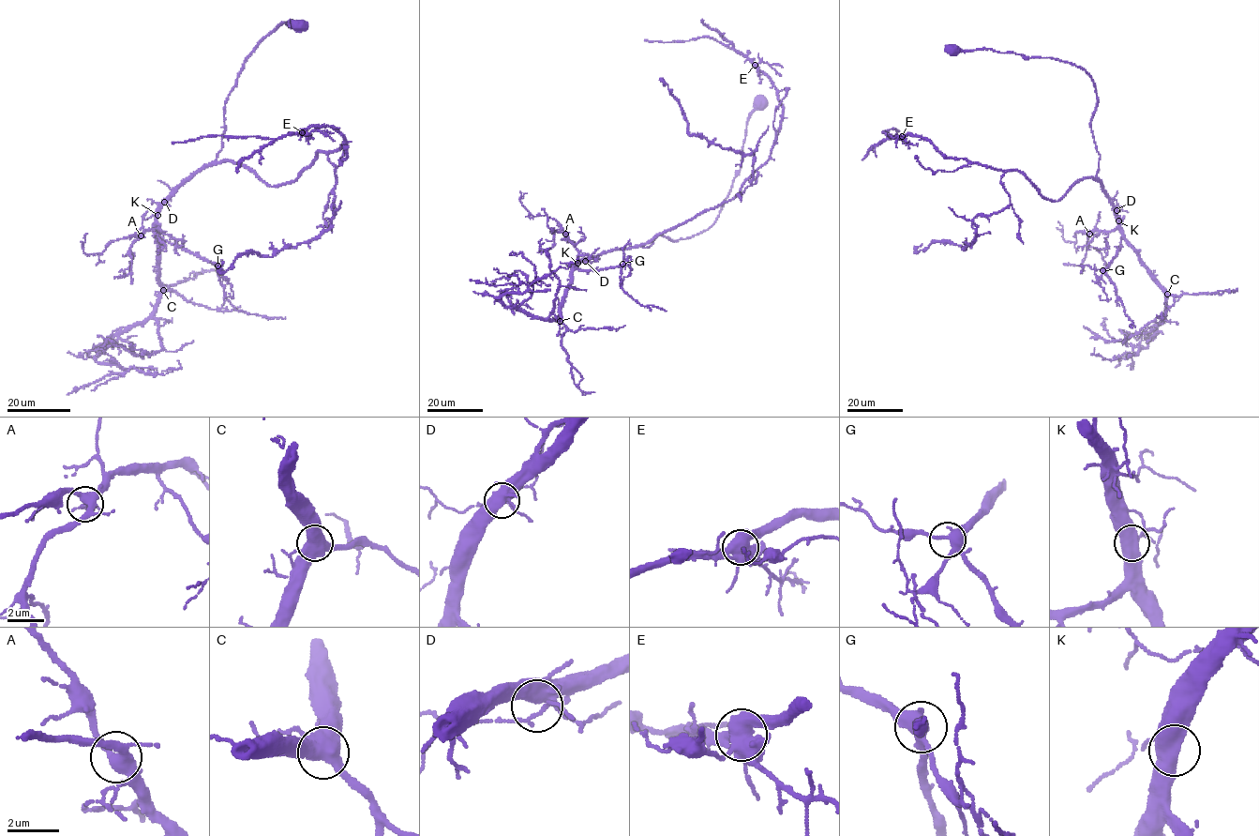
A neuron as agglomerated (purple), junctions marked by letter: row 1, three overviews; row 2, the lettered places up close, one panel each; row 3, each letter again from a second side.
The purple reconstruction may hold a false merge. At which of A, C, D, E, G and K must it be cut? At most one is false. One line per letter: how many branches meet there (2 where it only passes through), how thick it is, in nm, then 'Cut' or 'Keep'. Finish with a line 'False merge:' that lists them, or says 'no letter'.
A: Branches: 5. Thickness 400 nm. Keep
C: Branches: 4. Thickness 550 nm. Keep
D: Branches: 8. Thickness 420 nm. Keep
E: Branches: 5. Thickness 650 nm. Keep
G: Branches: 4. Thickness 360 nm. Keep
K: Branches: 4. Thickness 500 nm. Keep
False merge: no letter

